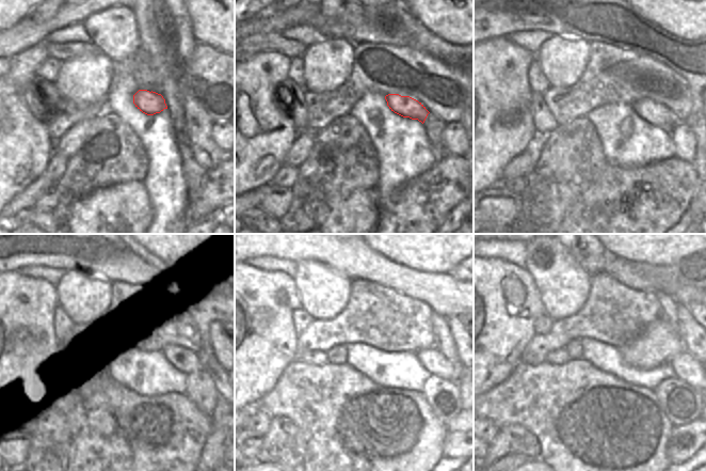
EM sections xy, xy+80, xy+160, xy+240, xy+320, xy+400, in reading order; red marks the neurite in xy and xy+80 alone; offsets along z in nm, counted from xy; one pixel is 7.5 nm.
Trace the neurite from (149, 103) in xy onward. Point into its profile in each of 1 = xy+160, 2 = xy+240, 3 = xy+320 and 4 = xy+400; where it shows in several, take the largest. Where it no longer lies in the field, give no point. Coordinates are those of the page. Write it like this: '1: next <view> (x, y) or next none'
1: next xy+160 (655, 113)
2: next xy+240 (183, 359)
3: next xy+320 (432, 359)
4: next xy+400 (687, 369)

